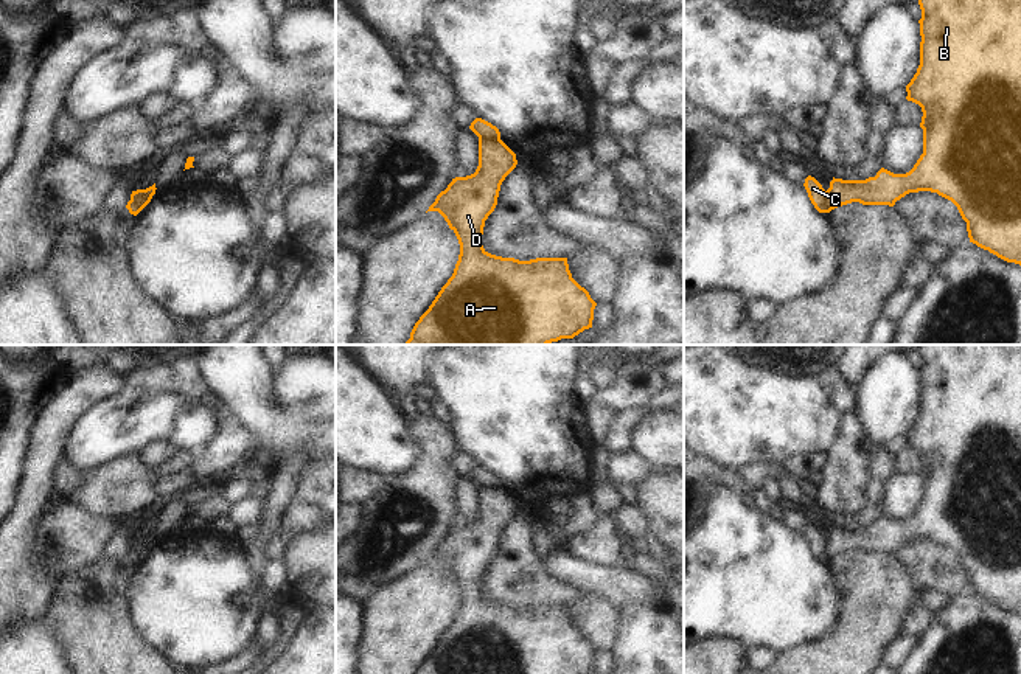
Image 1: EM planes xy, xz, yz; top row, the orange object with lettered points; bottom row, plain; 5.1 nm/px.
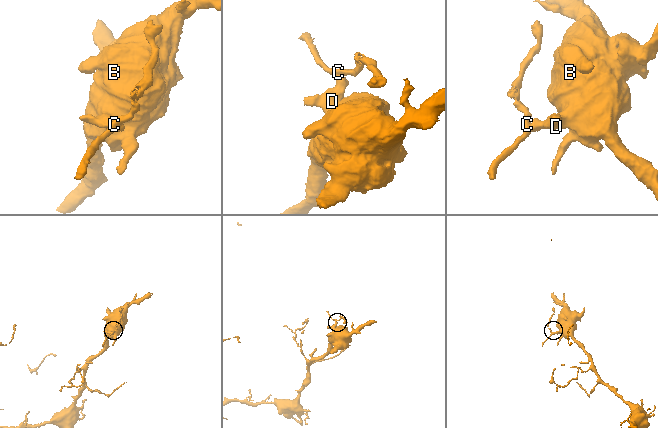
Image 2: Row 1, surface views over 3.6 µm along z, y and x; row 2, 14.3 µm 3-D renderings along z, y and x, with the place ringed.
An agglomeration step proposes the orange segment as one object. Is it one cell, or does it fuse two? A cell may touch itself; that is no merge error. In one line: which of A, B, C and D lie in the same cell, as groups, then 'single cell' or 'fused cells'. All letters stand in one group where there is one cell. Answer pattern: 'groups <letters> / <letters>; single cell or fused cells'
groups A B D / C; fused cells

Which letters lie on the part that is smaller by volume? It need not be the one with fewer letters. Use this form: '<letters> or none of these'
C

